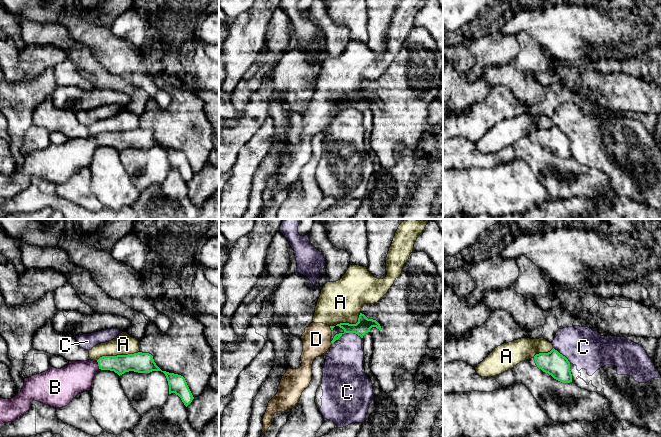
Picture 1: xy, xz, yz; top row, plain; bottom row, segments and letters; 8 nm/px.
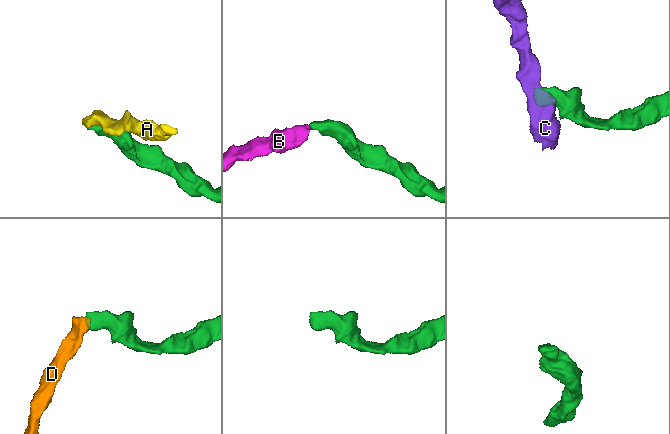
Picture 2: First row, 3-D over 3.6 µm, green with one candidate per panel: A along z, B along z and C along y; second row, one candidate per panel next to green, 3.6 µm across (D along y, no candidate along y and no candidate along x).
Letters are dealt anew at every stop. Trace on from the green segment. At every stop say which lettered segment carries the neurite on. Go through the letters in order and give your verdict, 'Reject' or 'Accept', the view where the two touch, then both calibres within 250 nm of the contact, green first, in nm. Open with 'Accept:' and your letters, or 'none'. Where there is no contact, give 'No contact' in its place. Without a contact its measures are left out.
Accept: B
A: Reject. Touches green in xy. Thickness 160 nm (green) against 170 nm
B: Accept. Touches green in xy. Thickness 150 nm (green) against 240 nm
C: Reject. Touches green in xz. Thickness 120 nm (green) against 280 nm
D: Reject. Touches green in xz. Thickness 90 nm (green) against 220 nm

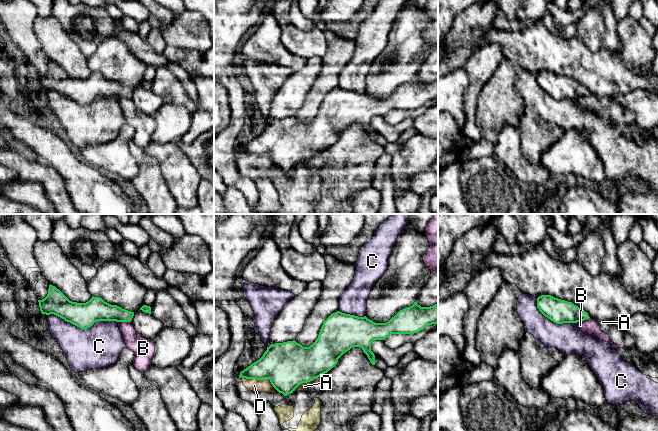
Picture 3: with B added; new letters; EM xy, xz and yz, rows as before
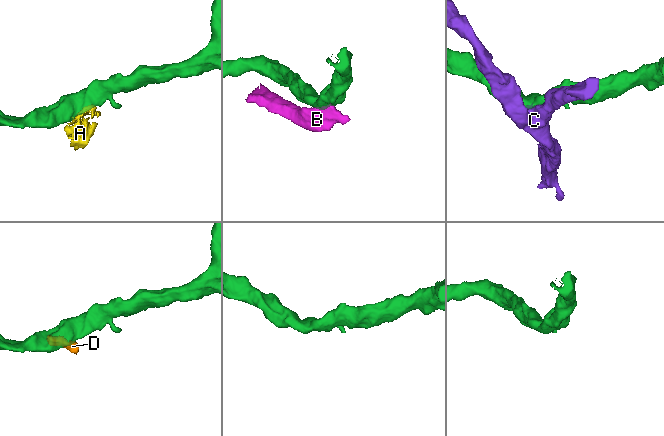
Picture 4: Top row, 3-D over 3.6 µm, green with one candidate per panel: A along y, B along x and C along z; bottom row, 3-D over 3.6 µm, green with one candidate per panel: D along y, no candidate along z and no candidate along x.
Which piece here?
Accept: none
A: Reject. Touches green in xz. Thickness 360 nm (green) against 60 nm
B: Reject. Touches green in yz. Thickness 190 nm (green) against 140 nm
C: Reject. Touches green in xy. Thickness 200 nm (green) against 340 nm
D: Reject. Touches green in xz. Thickness 360 nm (green) against 110 nm

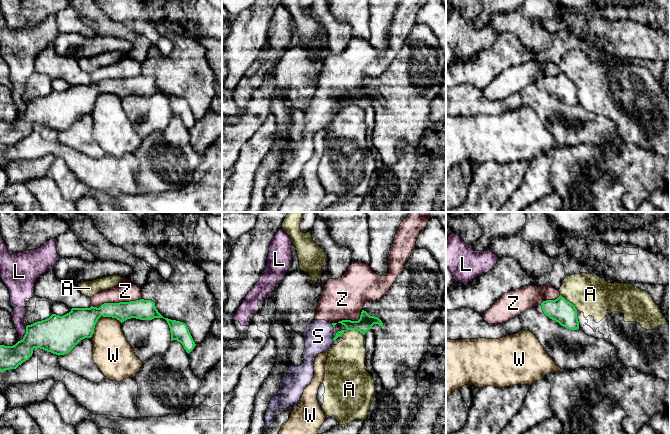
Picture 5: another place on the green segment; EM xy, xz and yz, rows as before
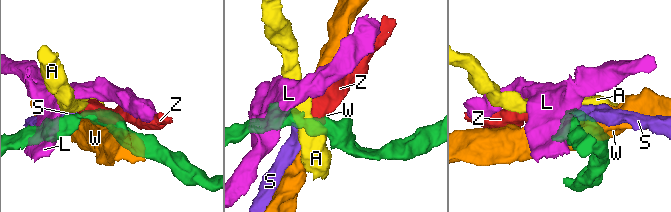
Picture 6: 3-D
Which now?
Accept: none
A: Reject. Touches green in xz. Thickness 120 nm (green) against 280 nm
L: Reject. Touches green in xy. Thickness 300 nm (green) against 110 nm
S: Reject. Touches green in xz. Thickness 90 nm (green) against 220 nm
W: Reject. Touches green in xy. Thickness 240 nm (green) against 280 nm
Z: Reject. Touches green in xy. Thickness 160 nm (green) against 170 nm

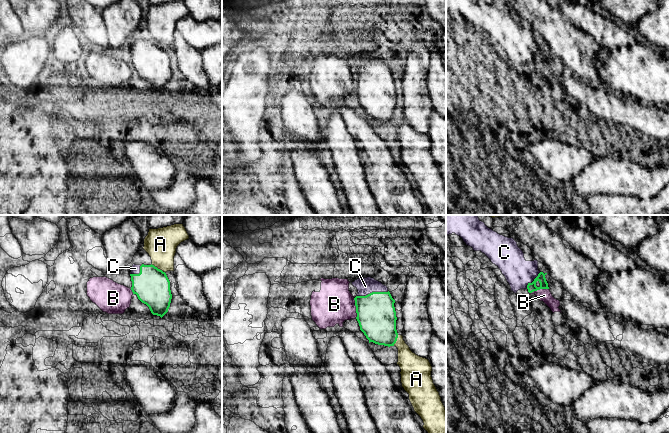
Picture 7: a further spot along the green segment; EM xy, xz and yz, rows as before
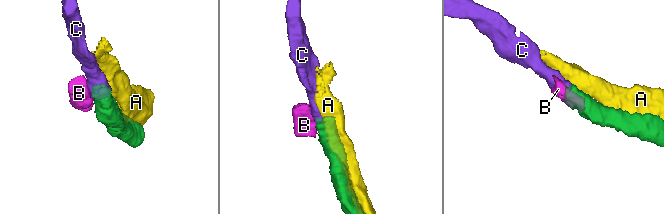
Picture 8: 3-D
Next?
Accept: C
A: Reject. Touches green in xy. Thickness 280 nm (green) against 240 nm
B: Reject. Touches green in xz. Thickness 320 nm (green) against 320 nm
C: Accept. Touches green in xz. Thickness 320 nm (green) against 140 nm

